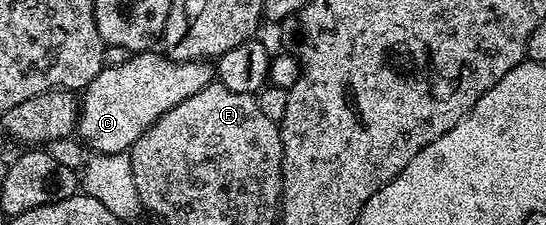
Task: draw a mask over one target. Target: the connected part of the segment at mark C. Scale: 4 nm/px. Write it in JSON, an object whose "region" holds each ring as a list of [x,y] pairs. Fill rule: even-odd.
{"region":[[[157,49],[130,54],[123,65],[102,67],[100,73],[84,88],[79,99],[79,118],[76,134],[90,152],[110,155],[128,152],[139,137],[167,109],[175,109],[179,101],[199,93],[214,82],[215,67],[212,62],[180,63],[168,59]]]}

